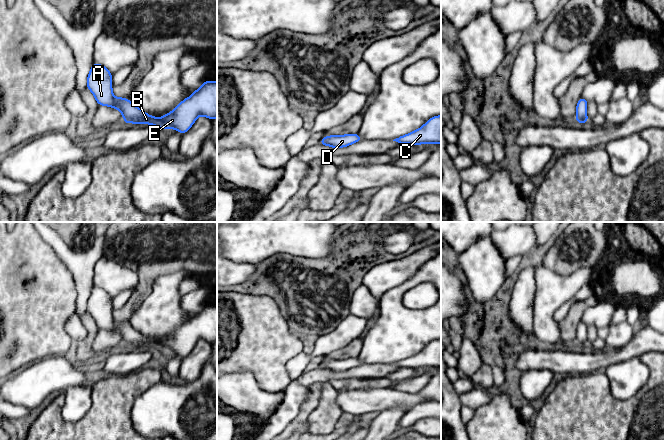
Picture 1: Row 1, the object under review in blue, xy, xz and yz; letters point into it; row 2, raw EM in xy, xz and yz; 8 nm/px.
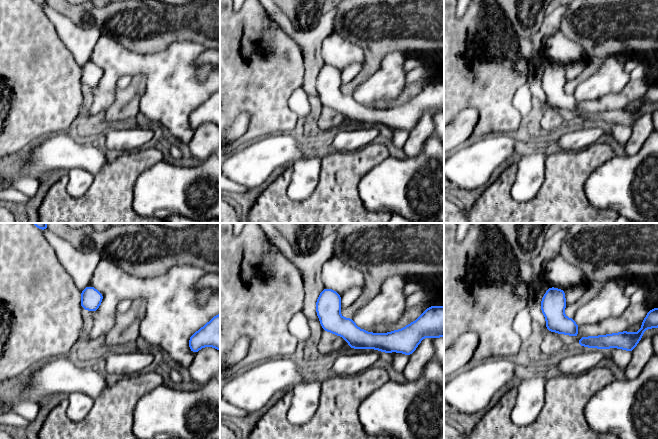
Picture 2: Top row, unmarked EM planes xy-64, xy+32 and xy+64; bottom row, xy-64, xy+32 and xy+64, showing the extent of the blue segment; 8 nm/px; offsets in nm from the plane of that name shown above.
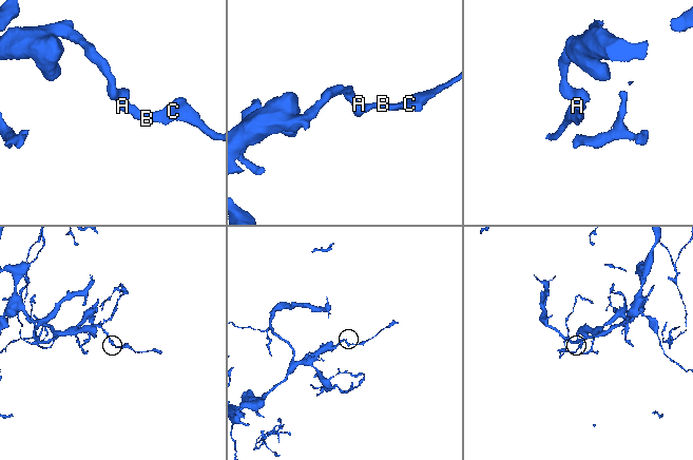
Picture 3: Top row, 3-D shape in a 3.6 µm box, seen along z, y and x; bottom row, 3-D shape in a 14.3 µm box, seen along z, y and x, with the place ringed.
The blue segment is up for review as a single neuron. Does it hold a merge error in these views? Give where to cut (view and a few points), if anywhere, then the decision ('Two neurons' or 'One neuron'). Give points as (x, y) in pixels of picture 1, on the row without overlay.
No split. One neuron

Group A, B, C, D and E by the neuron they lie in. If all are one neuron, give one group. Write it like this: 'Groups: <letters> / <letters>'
Groups: A B C D E

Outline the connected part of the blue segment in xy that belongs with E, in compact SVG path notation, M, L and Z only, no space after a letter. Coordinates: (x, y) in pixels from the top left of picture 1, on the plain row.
M95 287L88 298L87 312L100 329L118 333L124 347L151 348L160 353L176 353L181 358L188 355L199 340L217 342L217 305L205 305L172 336L160 342L148 339L126 322L116 322L112 315L112 298L101 288Z

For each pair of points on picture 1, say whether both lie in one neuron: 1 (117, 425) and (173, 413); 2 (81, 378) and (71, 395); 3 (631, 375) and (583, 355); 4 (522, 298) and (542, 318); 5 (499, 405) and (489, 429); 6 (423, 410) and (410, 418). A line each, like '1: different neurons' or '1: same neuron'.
1: different neurons
2: different neurons
3: same neuron
4: different neurons
5: same neuron
6: same neuron

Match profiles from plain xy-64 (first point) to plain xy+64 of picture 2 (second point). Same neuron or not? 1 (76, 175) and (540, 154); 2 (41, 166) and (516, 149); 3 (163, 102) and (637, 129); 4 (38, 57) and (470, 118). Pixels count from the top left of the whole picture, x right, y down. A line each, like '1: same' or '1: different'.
1: same
2: same
3: different
4: different

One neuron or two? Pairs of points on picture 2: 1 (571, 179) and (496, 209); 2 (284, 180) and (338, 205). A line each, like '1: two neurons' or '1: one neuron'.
1: one neuron
2: one neuron

